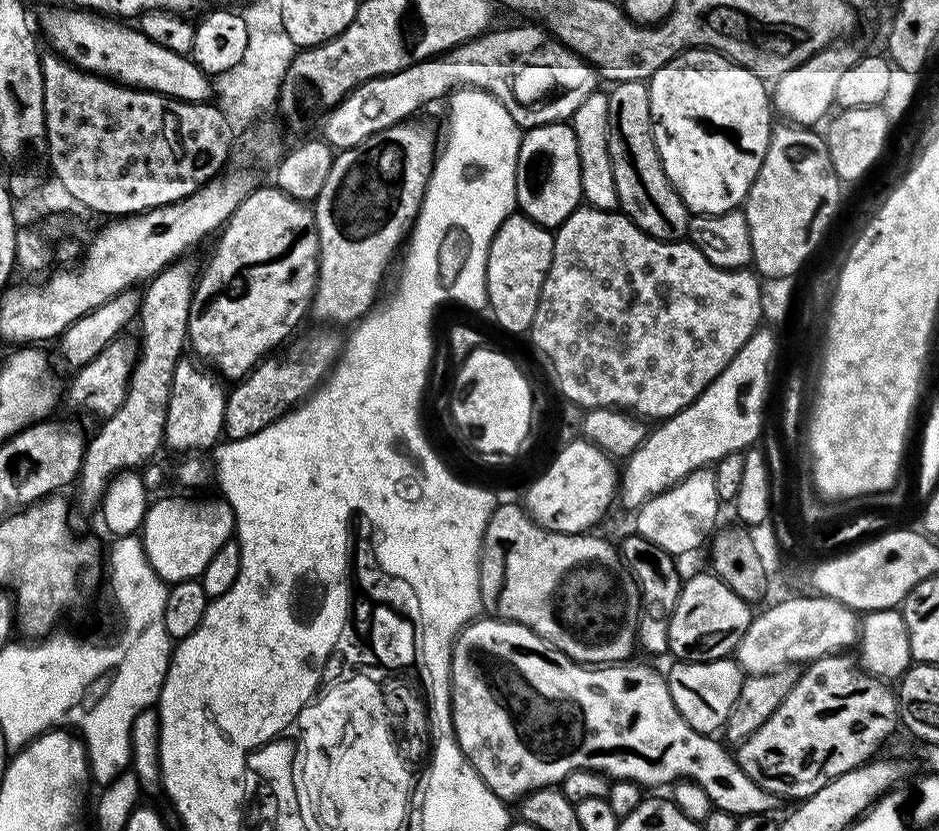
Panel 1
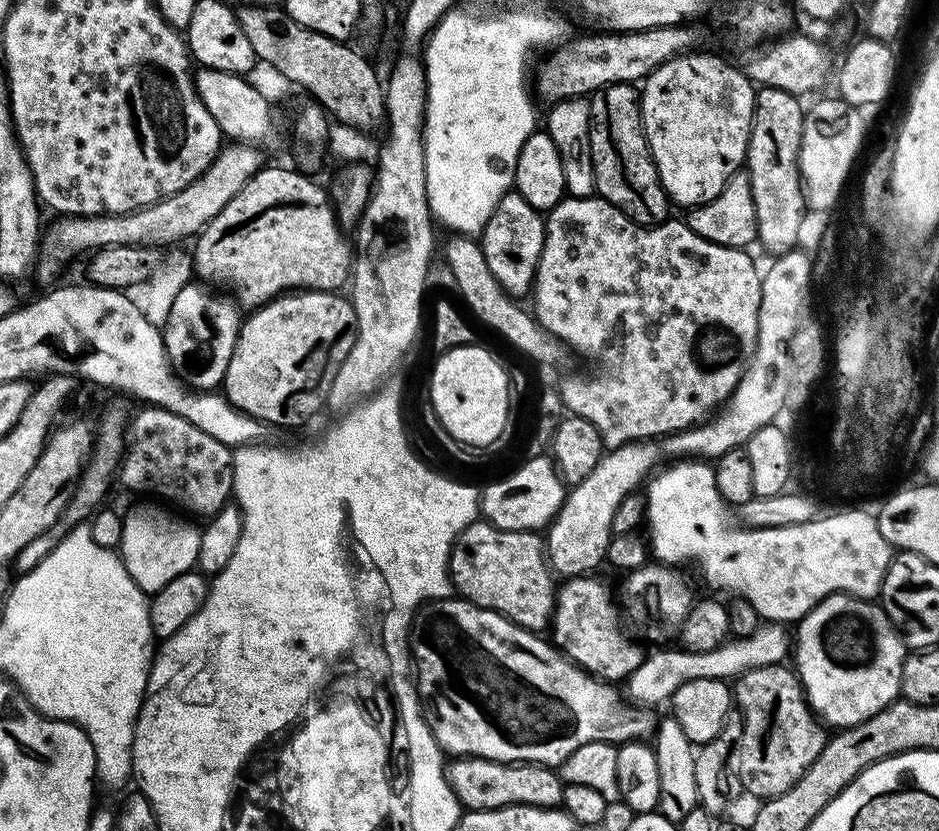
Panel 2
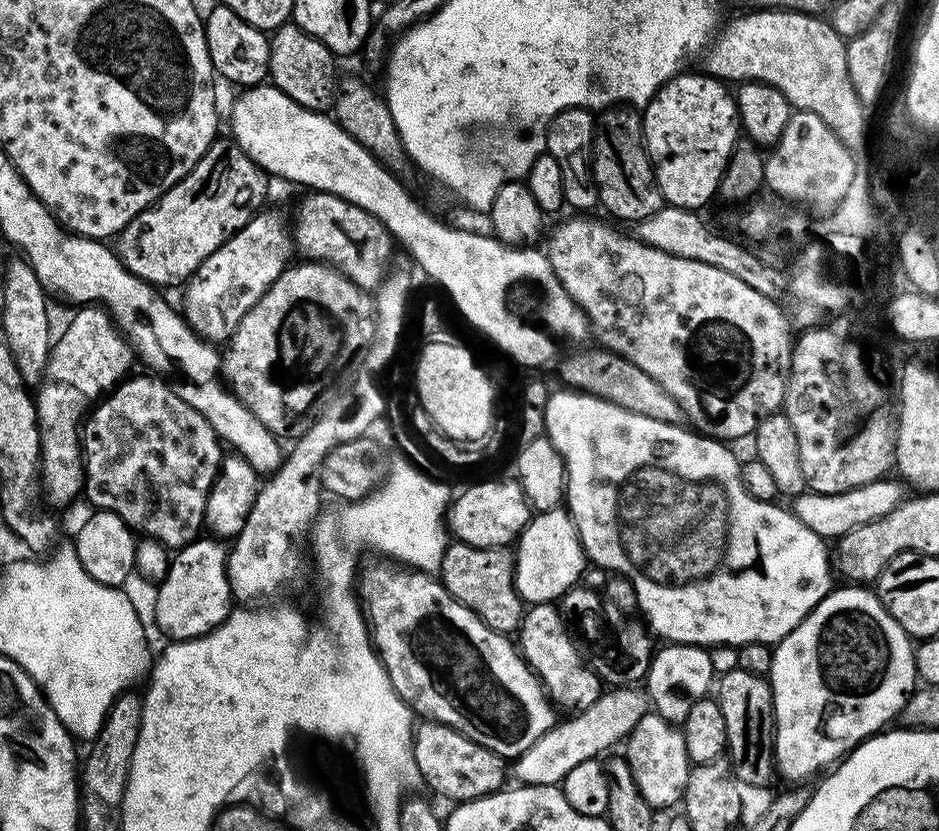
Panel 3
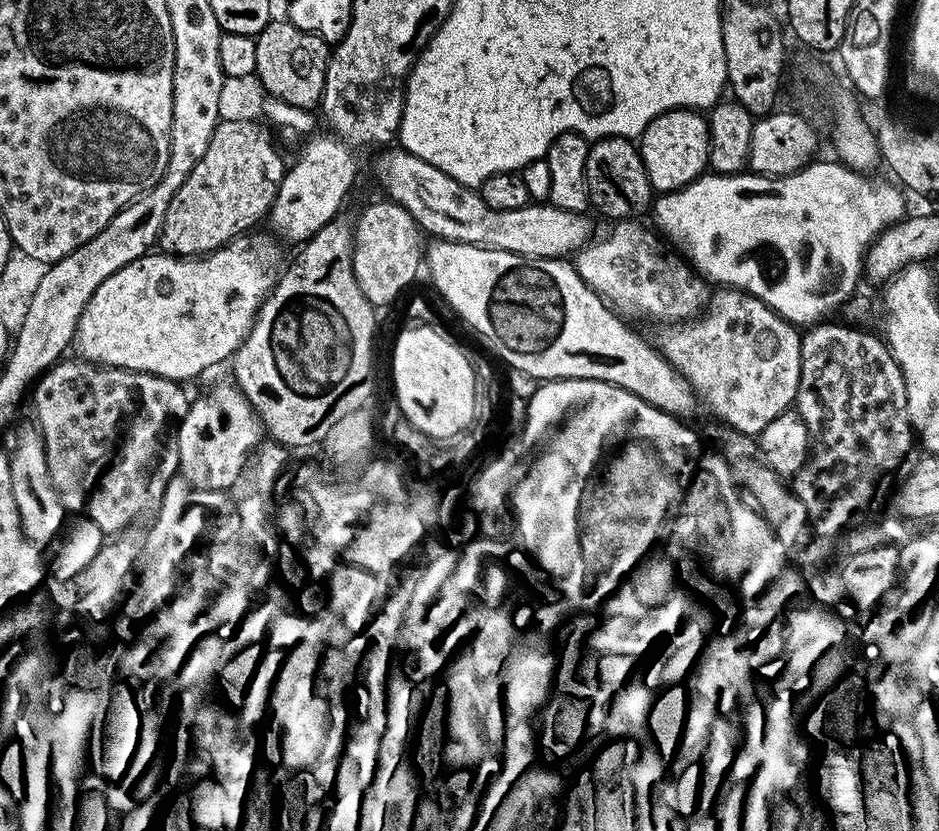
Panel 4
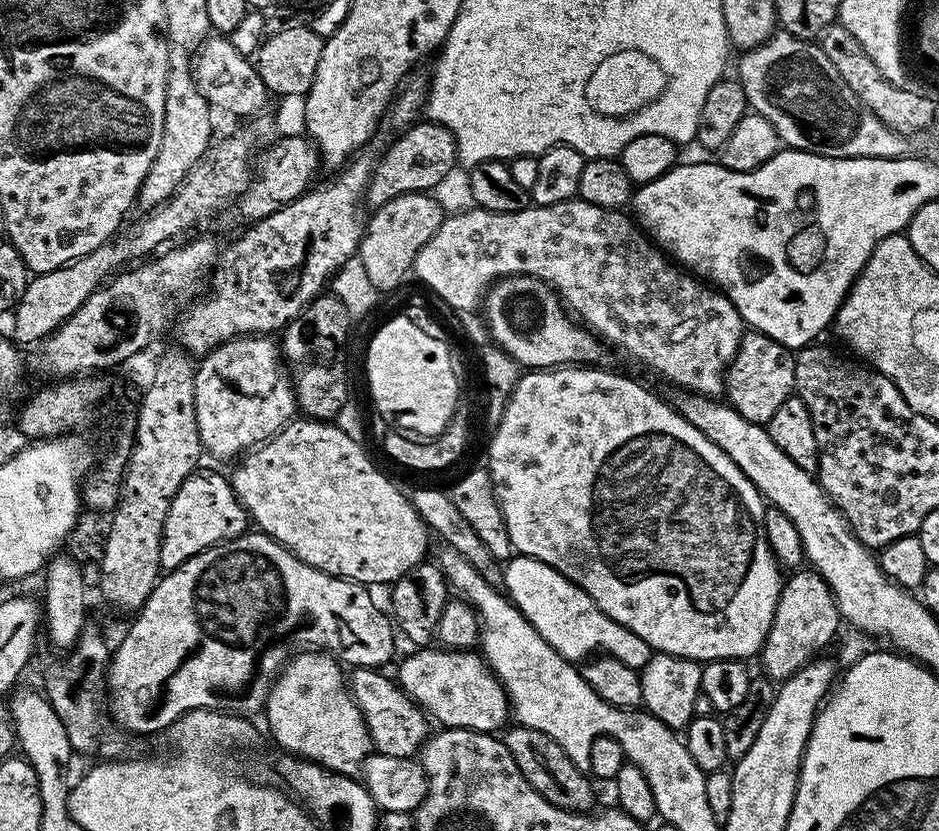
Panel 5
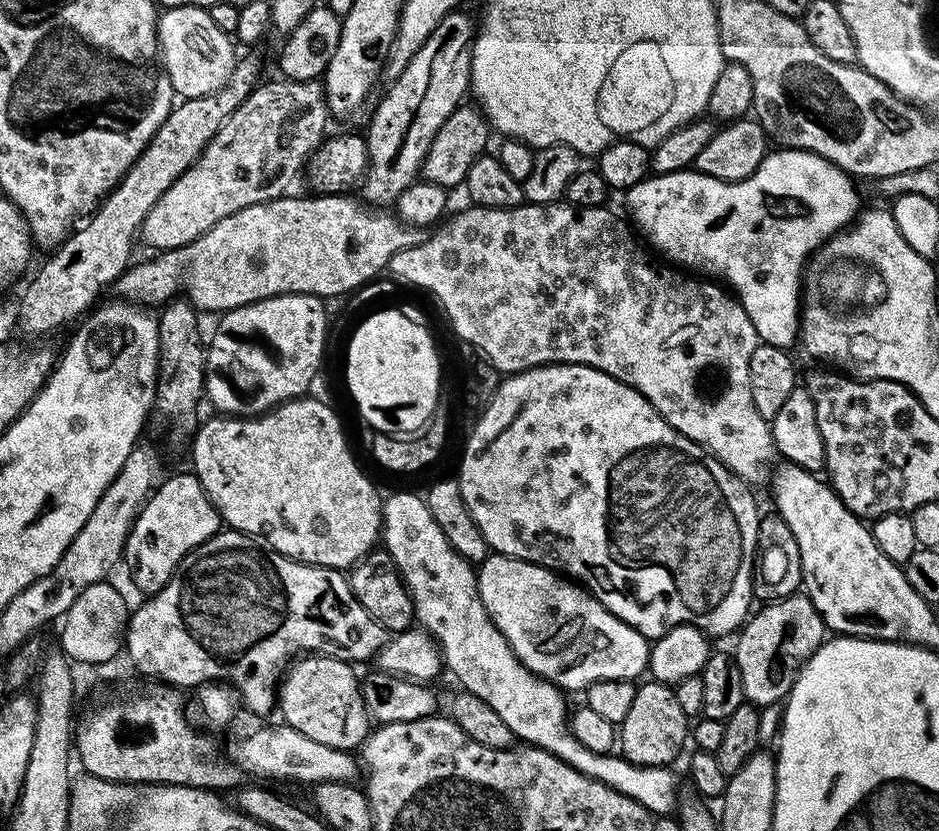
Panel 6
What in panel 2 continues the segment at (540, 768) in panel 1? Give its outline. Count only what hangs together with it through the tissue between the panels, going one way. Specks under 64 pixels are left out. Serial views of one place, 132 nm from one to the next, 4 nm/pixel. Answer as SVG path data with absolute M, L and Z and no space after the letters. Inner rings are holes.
M461 602L455 606L444 606L431 617L426 628L426 638L421 639L414 649L416 664L420 667L420 680L418 676L418 691L421 697L432 699L432 708L436 711L436 717L432 720L432 734L436 738L435 747L441 753L452 758L467 758L477 756L483 760L497 760L499 764L547 764L558 766L578 746L586 746L590 742L607 740L610 744L617 746L625 742L640 742L651 737L657 731L658 720L651 716L648 710L637 710L635 707L623 708L620 705L620 696L615 692L613 685L609 681L592 675L587 669L578 665L560 650L553 646L553 637L542 634L536 628L531 628L529 624L511 616L509 612L495 612L493 608L481 608L475 602Z

